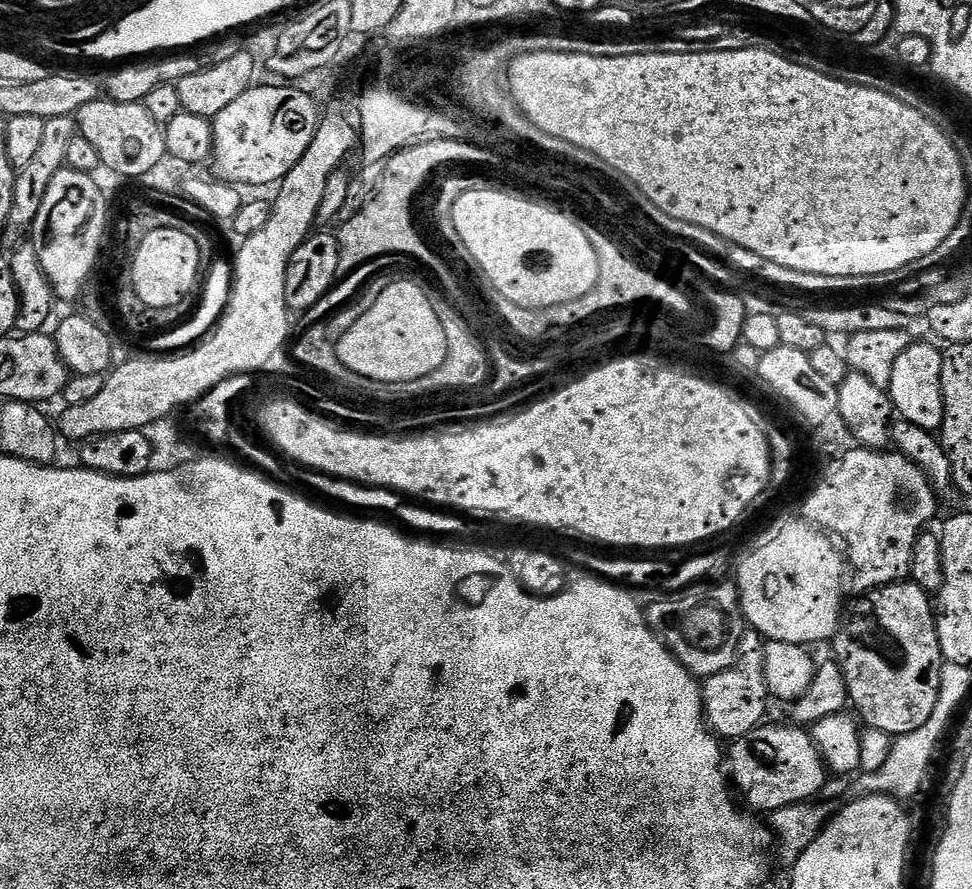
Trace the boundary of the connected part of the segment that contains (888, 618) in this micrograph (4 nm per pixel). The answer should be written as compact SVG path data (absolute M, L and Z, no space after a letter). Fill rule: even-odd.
M897 582L897 583L894 583L894 584L885 584L885 585L884 585L884 587L883 587L883 588L874 588L874 589L872 589L872 591L871 591L871 592L869 592L869 593L867 593L867 595L865 595L865 596L864 596L864 597L863 597L863 598L856 598L856 599L860 599L860 600L856 600L856 601L854 601L854 602L853 602L853 604L852 604L852 613L850 613L850 614L849 614L849 616L848 616L848 613L847 613L847 616L846 616L846 619L845 619L845 620L844 620L844 621L843 621L843 623L841 623L841 626L840 626L840 630L839 630L839 632L837 632L837 633L836 633L836 635L835 635L835 637L834 637L834 639L833 639L833 640L832 640L832 641L831 641L831 644L830 644L830 647L832 647L832 648L833 648L833 650L834 650L834 651L836 651L836 656L834 656L834 663L836 663L836 665L837 665L837 666L838 666L838 667L840 667L840 669L841 669L841 670L844 670L844 669L847 669L847 664L848 664L848 663L850 663L850 662L851 662L851 660L852 660L852 652L851 652L851 650L850 650L850 649L848 649L848 640L852 640L852 644L853 644L853 646L854 646L854 647L856 647L856 648L864 648L864 647L865 647L865 648L864 648L864 652L860 652L860 653L858 653L858 654L857 654L857 656L856 656L856 657L854 657L854 658L853 658L853 660L852 660L852 676L853 676L853 677L852 677L852 676L851 676L851 680L850 680L850 688L851 688L851 691L852 691L852 692L853 692L853 693L854 693L854 696L855 696L855 699L856 699L856 696L857 696L857 698L858 698L858 699L860 699L860 700L864 700L864 708L865 708L865 710L866 710L866 711L868 711L868 713L866 713L866 714L865 714L865 716L864 716L864 720L865 720L865 721L864 721L864 722L863 722L863 723L864 723L864 724L865 724L865 725L867 725L867 727L870 727L870 728L877 728L877 729L878 729L878 730L882 730L882 731L883 731L883 732L885 732L885 734L887 734L887 735L888 735L888 736L890 736L890 737L893 737L893 738L895 738L895 737L898 737L898 736L902 736L902 735L904 735L904 733L905 733L905 732L913 732L913 731L914 731L914 730L918 730L918 726L922 726L922 725L923 725L923 724L924 724L924 723L926 723L926 722L927 722L927 721L928 721L928 720L929 720L929 719L930 719L930 714L934 714L934 706L938 706L938 705L939 705L939 704L940 704L940 683L941 683L941 682L942 682L942 670L943 670L943 669L944 669L944 666L945 666L945 663L946 663L946 661L945 661L945 659L944 659L944 655L943 655L943 654L942 654L942 650L941 650L941 649L940 649L940 643L939 643L939 642L938 642L938 630L937 630L937 629L936 629L936 625L937 625L937 623L938 623L938 616L937 616L937 613L936 613L936 612L935 612L935 611L934 611L934 600L933 600L933 597L932 597L932 596L931 596L931 595L929 595L929 593L927 593L927 592L925 592L925 591L924 591L924 588L923 588L923 587L922 587L922 586L918 586L918 585L917 585L917 584L914 584L914 583L911 583L911 582ZM904 712L917 712L917 716L912 716L912 717L908 717L908 716L904 716Z

